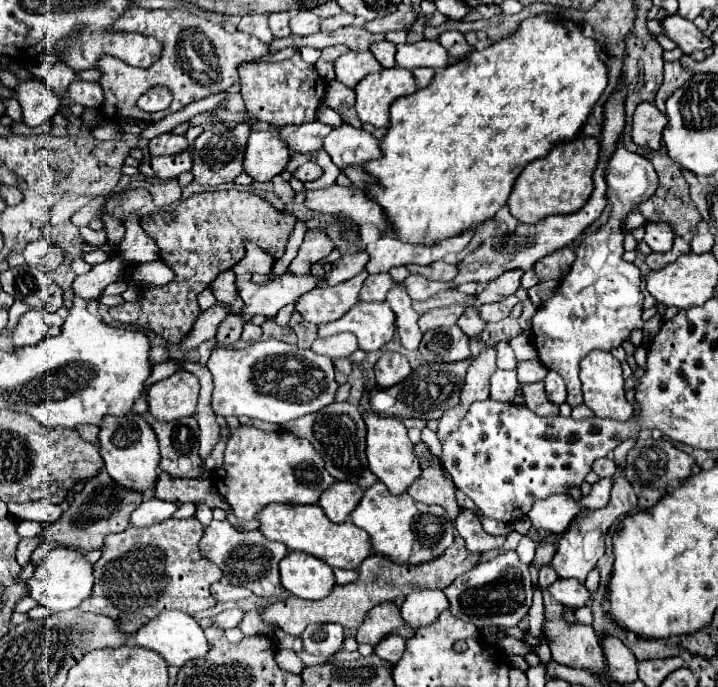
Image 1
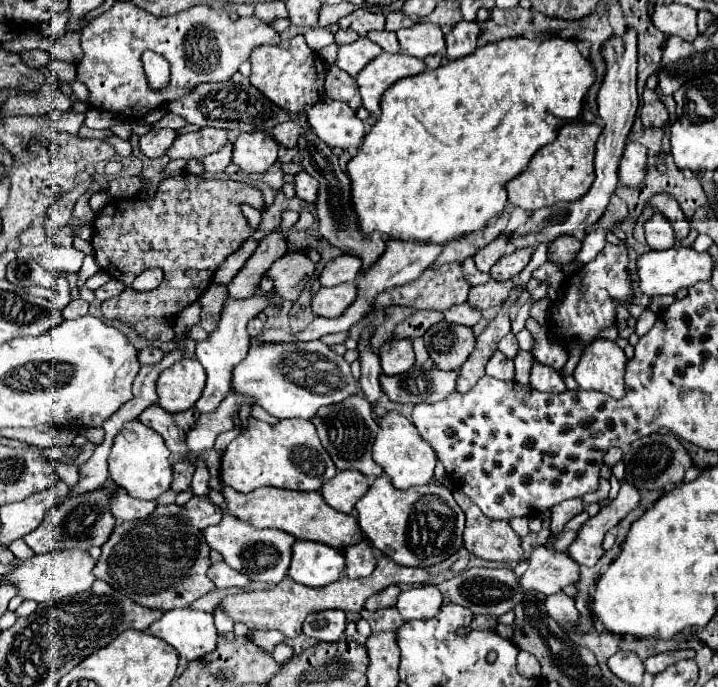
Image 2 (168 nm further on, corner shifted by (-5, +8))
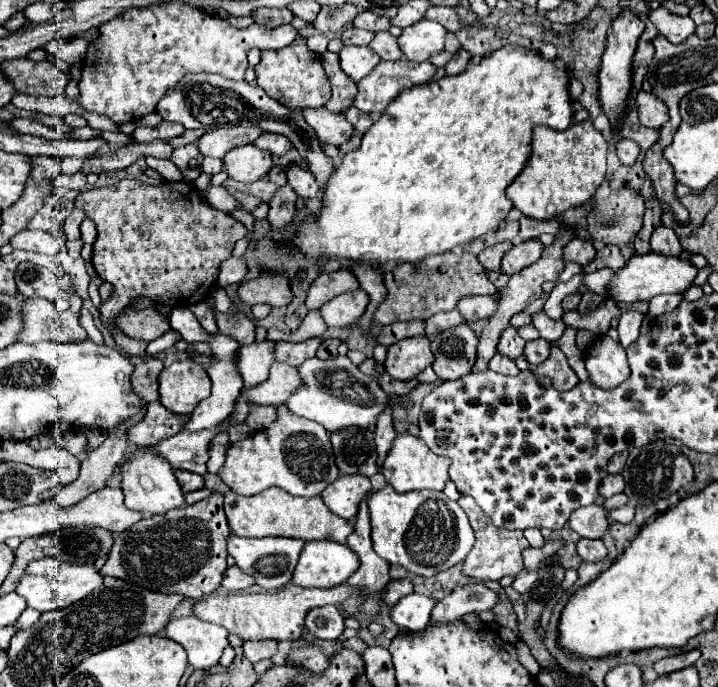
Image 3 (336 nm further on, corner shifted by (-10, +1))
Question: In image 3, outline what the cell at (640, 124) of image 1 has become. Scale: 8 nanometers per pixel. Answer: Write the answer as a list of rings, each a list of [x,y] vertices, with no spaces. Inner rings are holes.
[[[640,91],[636,101],[638,101],[638,111],[640,111],[640,123],[642,123],[644,127],[660,129],[664,123],[670,121],[668,107],[666,107],[654,93]]]

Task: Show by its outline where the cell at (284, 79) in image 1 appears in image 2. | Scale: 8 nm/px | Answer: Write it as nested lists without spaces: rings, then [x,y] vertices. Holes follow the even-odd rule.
[[[299,34],[289,40],[281,40],[279,46],[259,46],[251,52],[251,84],[259,88],[269,100],[273,100],[279,108],[295,114],[303,112],[305,106],[315,104],[321,94],[317,86],[323,86],[325,80],[325,64]]]

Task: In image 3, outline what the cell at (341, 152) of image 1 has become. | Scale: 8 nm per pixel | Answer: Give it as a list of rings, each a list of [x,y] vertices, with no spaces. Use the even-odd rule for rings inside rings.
[[[326,107],[322,109],[304,109],[304,119],[316,131],[322,143],[340,147],[342,143],[350,141],[354,135],[354,125],[348,123],[346,115],[332,113]]]

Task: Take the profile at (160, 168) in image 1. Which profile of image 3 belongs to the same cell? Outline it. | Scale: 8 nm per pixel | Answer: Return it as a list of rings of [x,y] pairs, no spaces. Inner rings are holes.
[[[218,127],[206,131],[198,141],[196,147],[202,157],[224,157],[230,149],[254,143],[262,131],[258,127]]]

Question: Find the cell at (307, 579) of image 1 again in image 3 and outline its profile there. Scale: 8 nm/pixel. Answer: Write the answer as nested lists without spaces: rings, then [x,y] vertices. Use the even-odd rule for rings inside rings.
[[[308,541],[300,553],[292,583],[300,587],[336,587],[358,567],[356,553],[342,543]]]

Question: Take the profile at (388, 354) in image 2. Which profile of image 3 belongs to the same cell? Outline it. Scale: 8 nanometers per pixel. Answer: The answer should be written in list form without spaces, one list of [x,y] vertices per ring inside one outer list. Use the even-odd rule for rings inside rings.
[[[412,337],[412,339],[402,339],[400,343],[394,343],[388,349],[384,369],[390,377],[406,381],[414,379],[432,361],[434,355],[430,351],[428,337]]]

